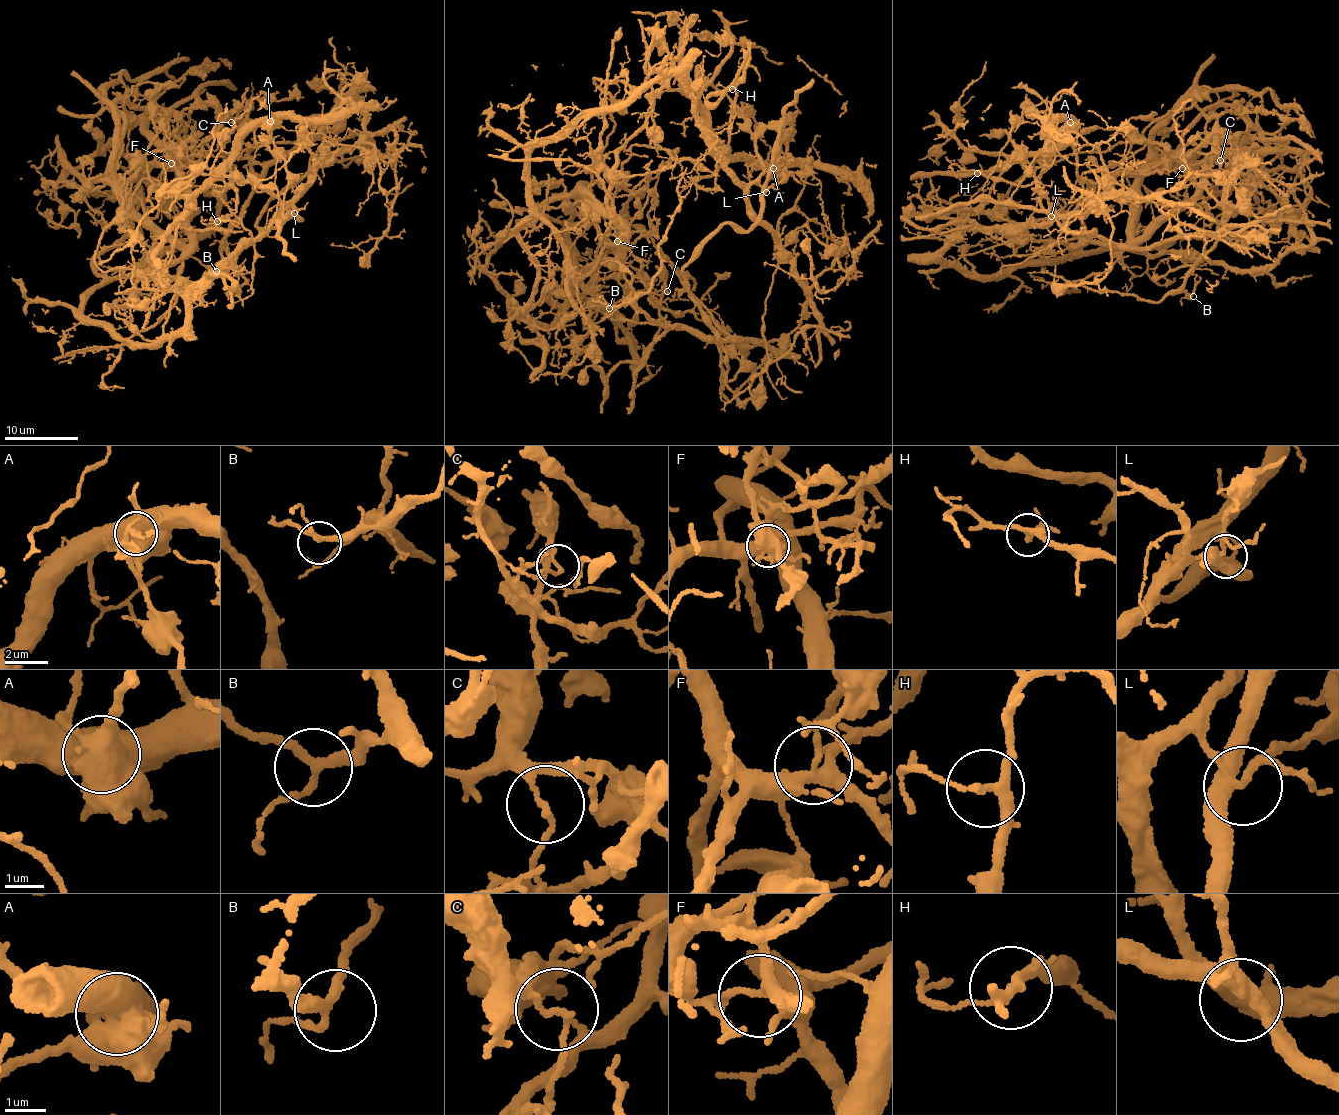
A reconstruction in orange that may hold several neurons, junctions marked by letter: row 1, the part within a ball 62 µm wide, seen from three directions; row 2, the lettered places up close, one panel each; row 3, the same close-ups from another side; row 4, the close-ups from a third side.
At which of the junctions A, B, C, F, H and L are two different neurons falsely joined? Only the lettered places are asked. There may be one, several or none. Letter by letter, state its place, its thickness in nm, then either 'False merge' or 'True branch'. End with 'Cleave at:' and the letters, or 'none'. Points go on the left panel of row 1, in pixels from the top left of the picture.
A: Place: (270, 121). Thickness 700 nm. False merge
B: Place: (216, 271). Thickness 220 nm. True branch
C: Place: (231, 122). Thickness 130 nm. False merge
F: Place: (171, 163). Thickness 320 nm. False merge
H: Place: (217, 221). Thickness 200 nm. True branch
L: Place: (294, 213). Thickness 320 nm. True branch
Cleave at: A, C, F

